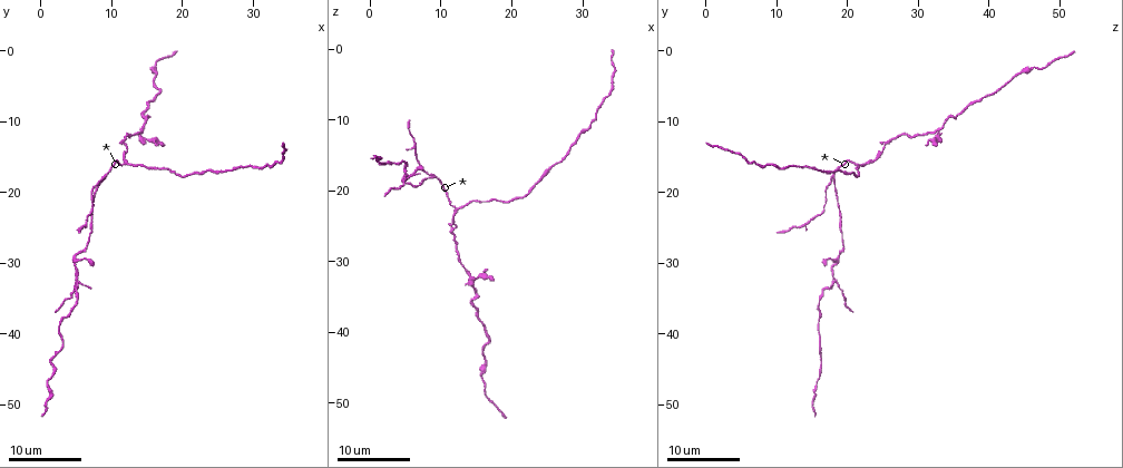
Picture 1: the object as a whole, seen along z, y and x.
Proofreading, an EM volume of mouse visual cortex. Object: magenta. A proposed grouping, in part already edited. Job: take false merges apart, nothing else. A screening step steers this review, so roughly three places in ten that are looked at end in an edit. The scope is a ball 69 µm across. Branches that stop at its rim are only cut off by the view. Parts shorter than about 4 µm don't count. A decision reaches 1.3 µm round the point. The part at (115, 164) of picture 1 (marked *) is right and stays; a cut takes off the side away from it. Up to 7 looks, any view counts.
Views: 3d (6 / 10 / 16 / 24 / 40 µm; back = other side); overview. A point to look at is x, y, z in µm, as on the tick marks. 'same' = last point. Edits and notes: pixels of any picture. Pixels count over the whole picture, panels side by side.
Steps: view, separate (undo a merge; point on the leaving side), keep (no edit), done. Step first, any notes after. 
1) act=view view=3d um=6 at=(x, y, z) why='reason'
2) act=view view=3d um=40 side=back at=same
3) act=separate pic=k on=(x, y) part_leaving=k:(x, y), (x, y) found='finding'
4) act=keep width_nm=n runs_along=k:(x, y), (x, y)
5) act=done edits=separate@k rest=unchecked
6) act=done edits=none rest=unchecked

act=view view=3d um=16 at=(12.0, 15.5, 23.0) why='a fork'

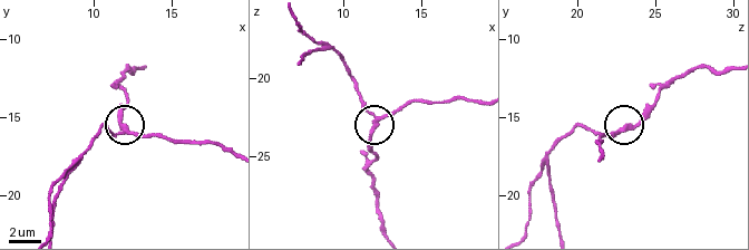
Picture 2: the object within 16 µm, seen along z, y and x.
act=view view=3d um=6 at=(12.2, 15.8, 23.0) why='closer look'

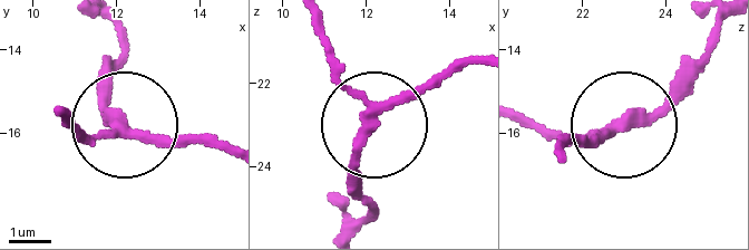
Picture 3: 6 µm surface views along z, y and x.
act=view view=3d um=6 side=back at=(12.10, 15.80, 22.95)

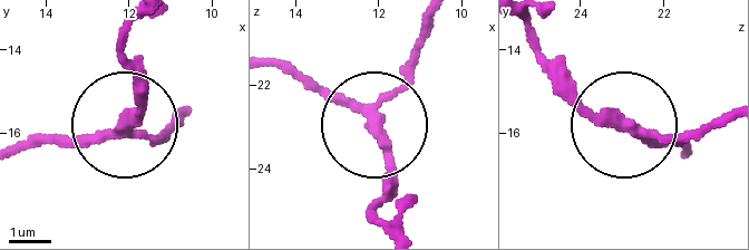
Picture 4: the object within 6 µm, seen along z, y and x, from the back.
act=keep width_nm=240 runs_along=4:(181, 112), (159, 133), (124, 122), (35, 133) found='all the same neuron'

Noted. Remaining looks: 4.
act=view view=3d um=16 at=(5.0, 32.5, 18.0) why='four or more arms meet'

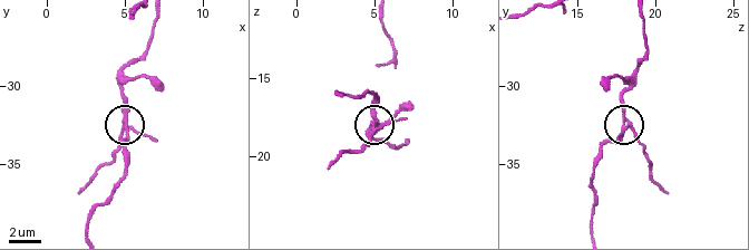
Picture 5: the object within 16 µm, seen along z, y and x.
act=view view=3d um=6 at=(5.0, 32.4, 18.2) why='zoom in'

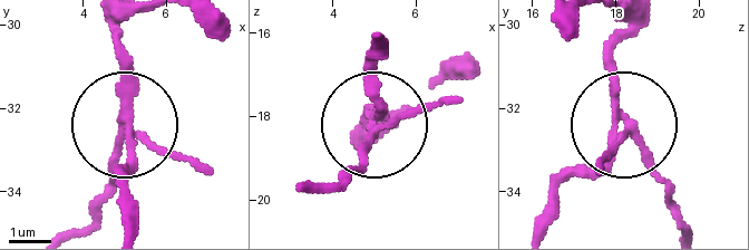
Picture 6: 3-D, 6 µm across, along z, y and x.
act=separate pic=6 on=(116, 147) width_nm=210 part_leaving=6:(618, 95), (678, 227) found='two neurons meet here'

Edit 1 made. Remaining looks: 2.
act=done edits=separate@6 rest=unchecked

